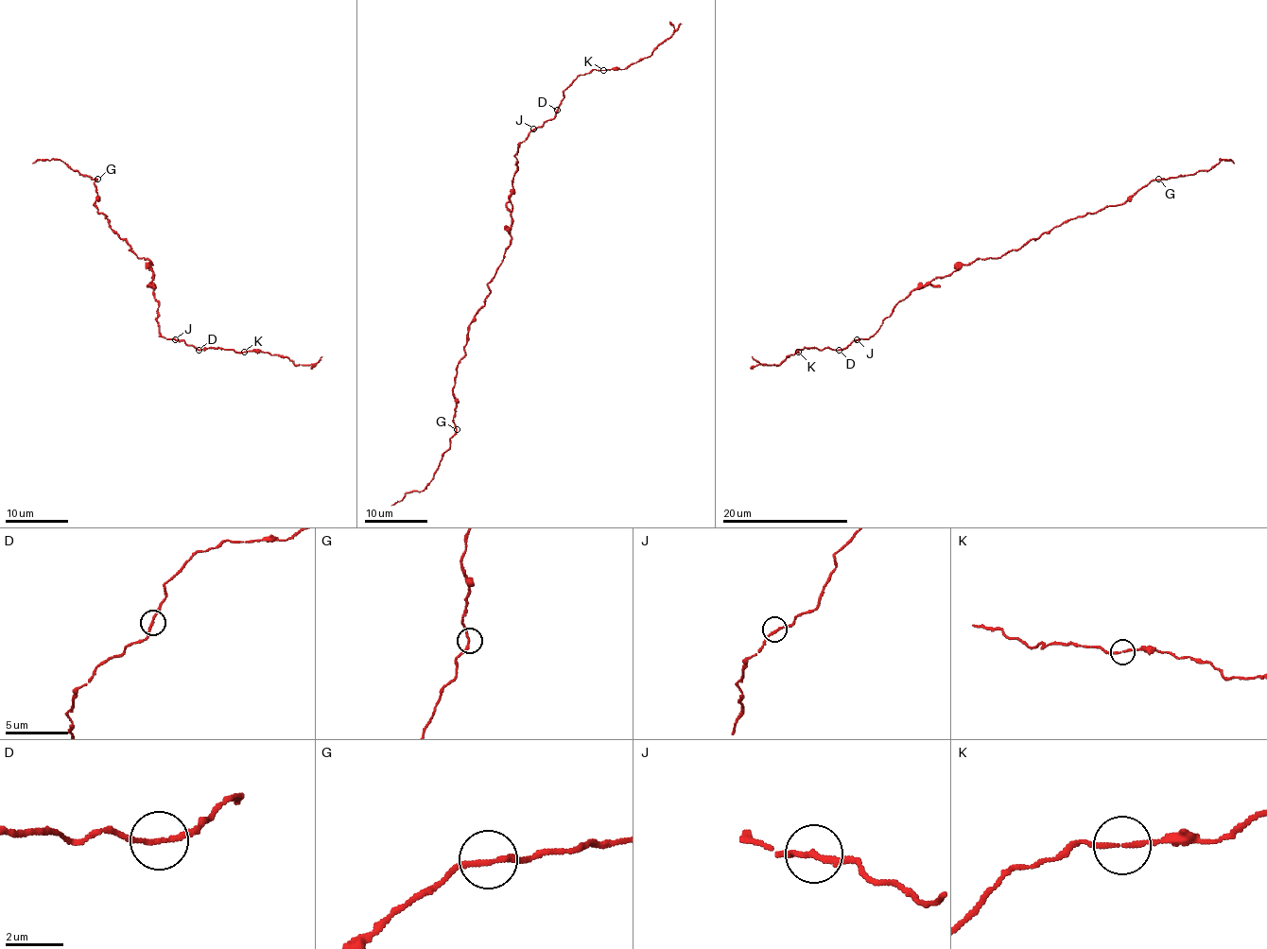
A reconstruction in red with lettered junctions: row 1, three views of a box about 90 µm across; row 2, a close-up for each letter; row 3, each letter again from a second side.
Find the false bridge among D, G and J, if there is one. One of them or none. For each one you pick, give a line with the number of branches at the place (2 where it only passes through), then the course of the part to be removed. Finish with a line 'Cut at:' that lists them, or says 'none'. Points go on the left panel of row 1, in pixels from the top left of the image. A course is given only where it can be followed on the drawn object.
Cut at: none

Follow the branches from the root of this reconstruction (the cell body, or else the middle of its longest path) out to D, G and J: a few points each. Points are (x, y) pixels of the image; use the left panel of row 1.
D: (152, 264), (151, 284), (159, 302), (156, 320), (159, 335), (166, 339), (182, 339), (198, 350)
G: (152, 264), (132, 252), (126, 238), (121, 238), (97, 212), (95, 204), (97, 179)
J: (152, 264), (151, 284), (154, 287), (154, 298), (159, 302), (156, 320), (159, 335), (175, 339)

